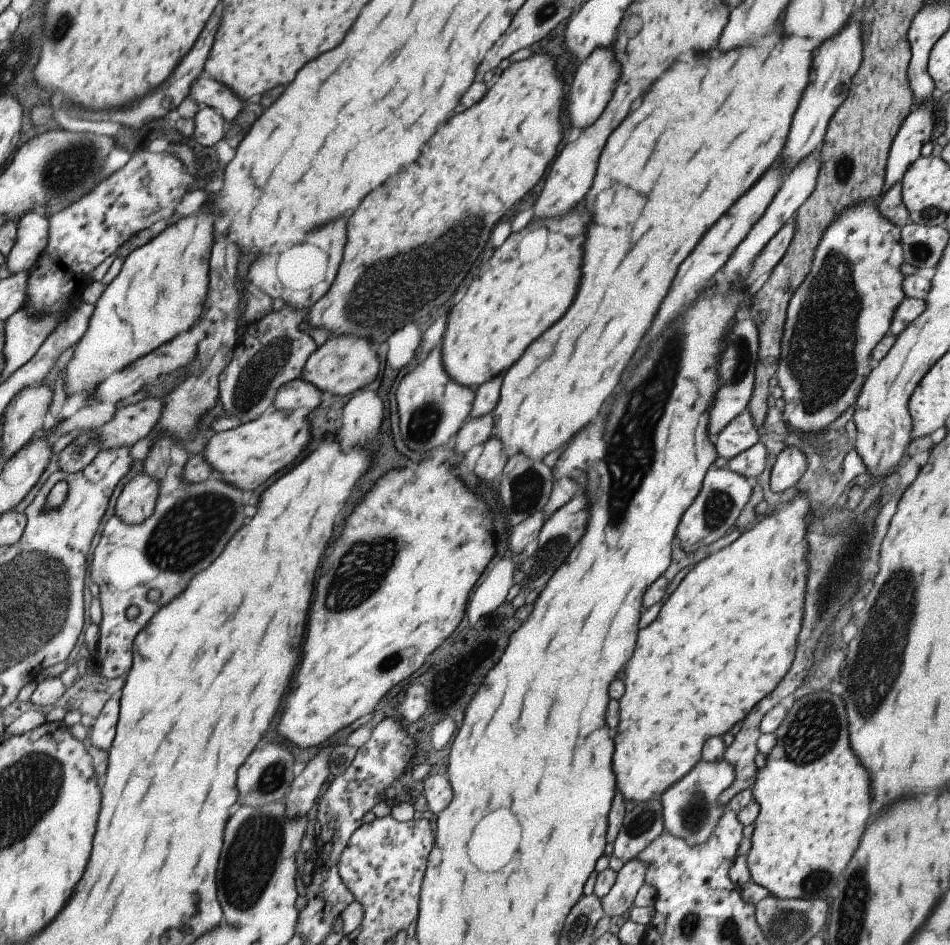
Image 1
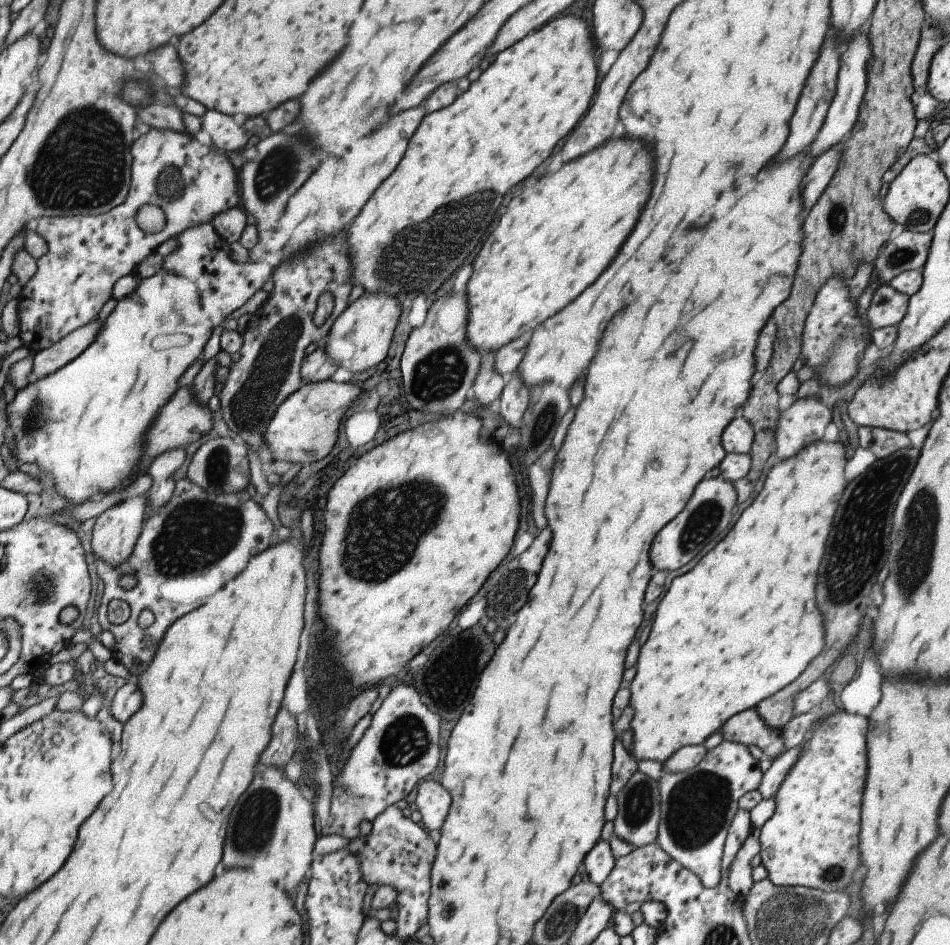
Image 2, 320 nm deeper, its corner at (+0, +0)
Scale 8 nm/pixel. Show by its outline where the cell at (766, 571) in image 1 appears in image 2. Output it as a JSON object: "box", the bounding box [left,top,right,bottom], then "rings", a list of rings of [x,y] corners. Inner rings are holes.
{"box":[629,438,847,764],"rings":[[[821,438],[806,444],[793,456],[779,460],[767,472],[763,488],[753,498],[753,502],[741,512],[737,522],[729,528],[727,536],[723,536],[723,540],[719,540],[711,548],[711,552],[707,552],[689,572],[685,572],[669,582],[669,588],[663,594],[663,598],[659,600],[659,606],[655,610],[655,618],[653,618],[653,624],[651,624],[649,638],[645,640],[645,644],[639,650],[639,658],[637,658],[637,664],[635,664],[635,668],[637,668],[635,678],[629,684],[629,690],[631,690],[629,706],[635,710],[633,720],[629,724],[631,730],[633,730],[633,750],[631,750],[631,754],[637,762],[641,759],[653,759],[662,764],[678,748],[685,745],[701,744],[706,736],[719,731],[722,724],[730,716],[755,707],[760,700],[774,695],[780,688],[795,680],[805,670],[807,664],[823,650],[825,644],[824,626],[822,614],[820,610],[817,610],[817,604],[815,604],[815,580],[817,580],[815,576],[817,576],[817,566],[819,566],[823,550],[825,550],[825,538],[831,530],[833,514],[837,510],[837,502],[839,502],[839,498],[843,494],[843,488],[847,484],[843,473],[843,466],[846,462],[844,450],[845,448],[839,441],[828,443]]]}

